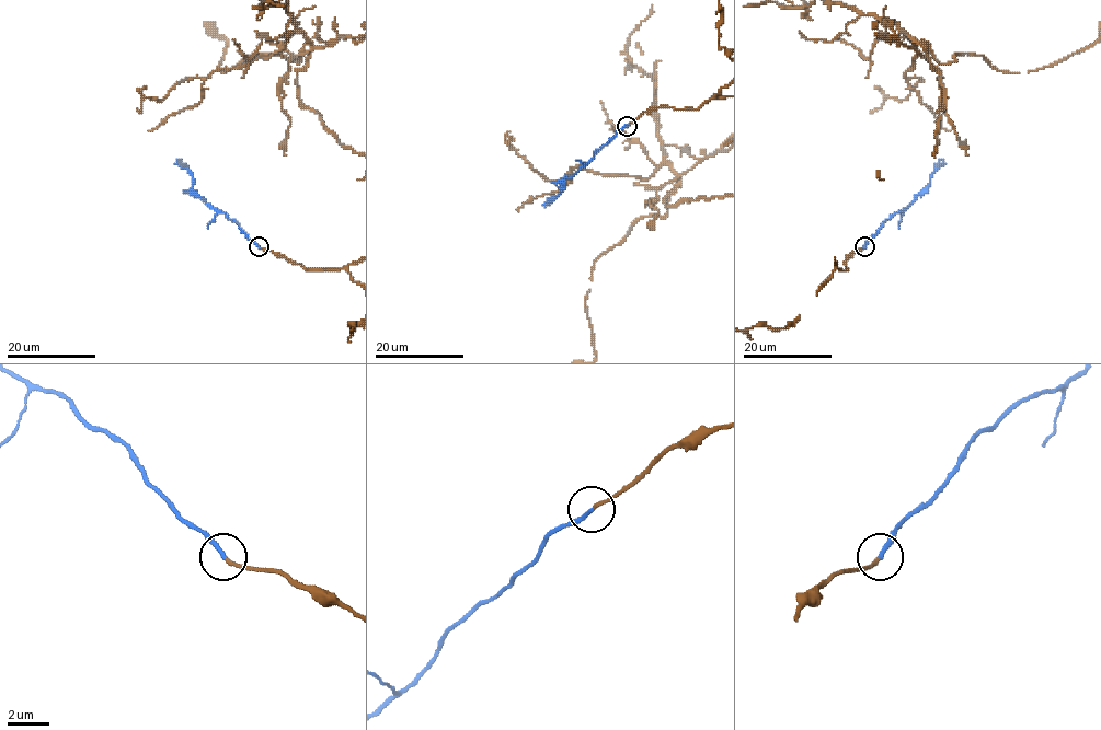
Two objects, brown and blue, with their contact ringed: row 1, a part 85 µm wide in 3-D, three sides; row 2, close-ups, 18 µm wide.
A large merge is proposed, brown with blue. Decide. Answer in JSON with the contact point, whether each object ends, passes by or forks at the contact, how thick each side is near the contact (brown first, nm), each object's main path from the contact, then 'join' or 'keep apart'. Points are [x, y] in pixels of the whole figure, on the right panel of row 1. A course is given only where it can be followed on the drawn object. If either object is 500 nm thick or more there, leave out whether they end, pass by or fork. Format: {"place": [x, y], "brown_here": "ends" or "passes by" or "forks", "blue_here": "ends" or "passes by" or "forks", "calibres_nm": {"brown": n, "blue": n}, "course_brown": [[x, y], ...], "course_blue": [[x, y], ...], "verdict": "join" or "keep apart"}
{"place": [864, 246], "brown_here": "ends", "blue_here": "ends", "calibres_nm": {"brown": 150, "blue": 190}, "course_blue": [[863, 246], [884, 222], [906, 209], [929, 183], [936, 164], [942, 160]], "verdict": "join"}

